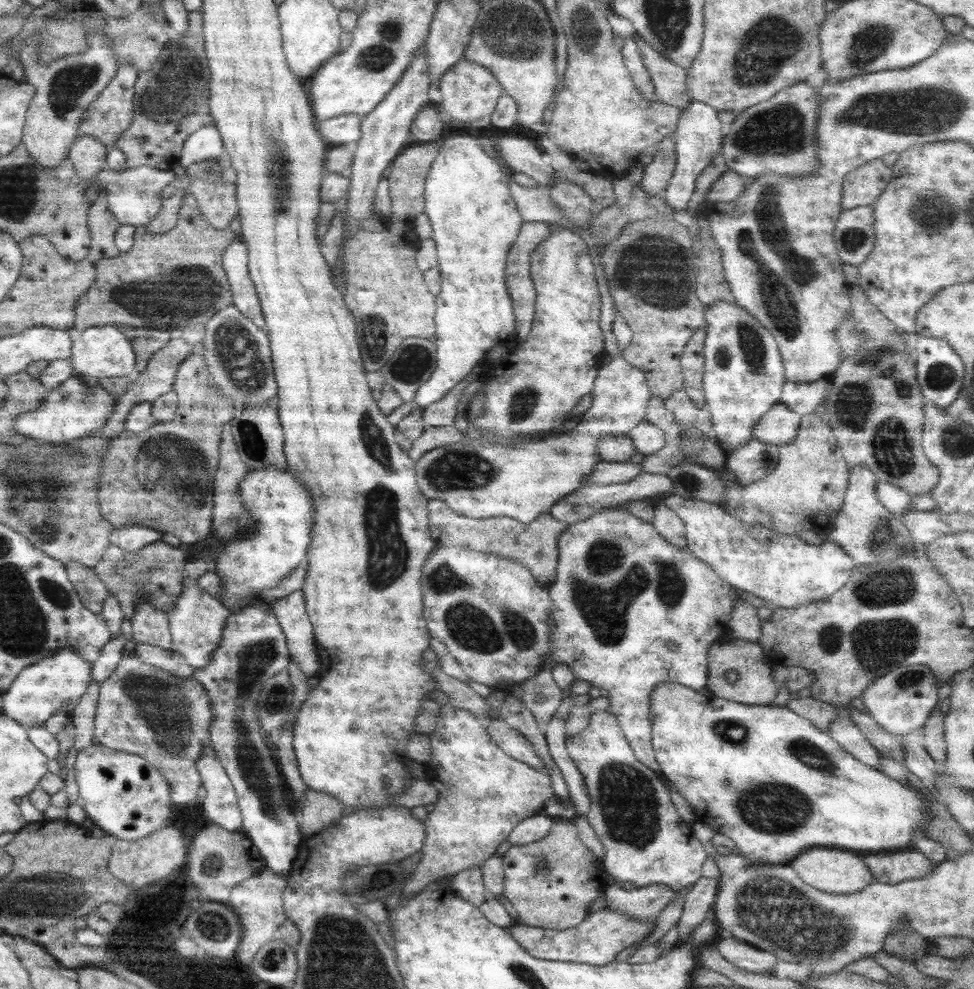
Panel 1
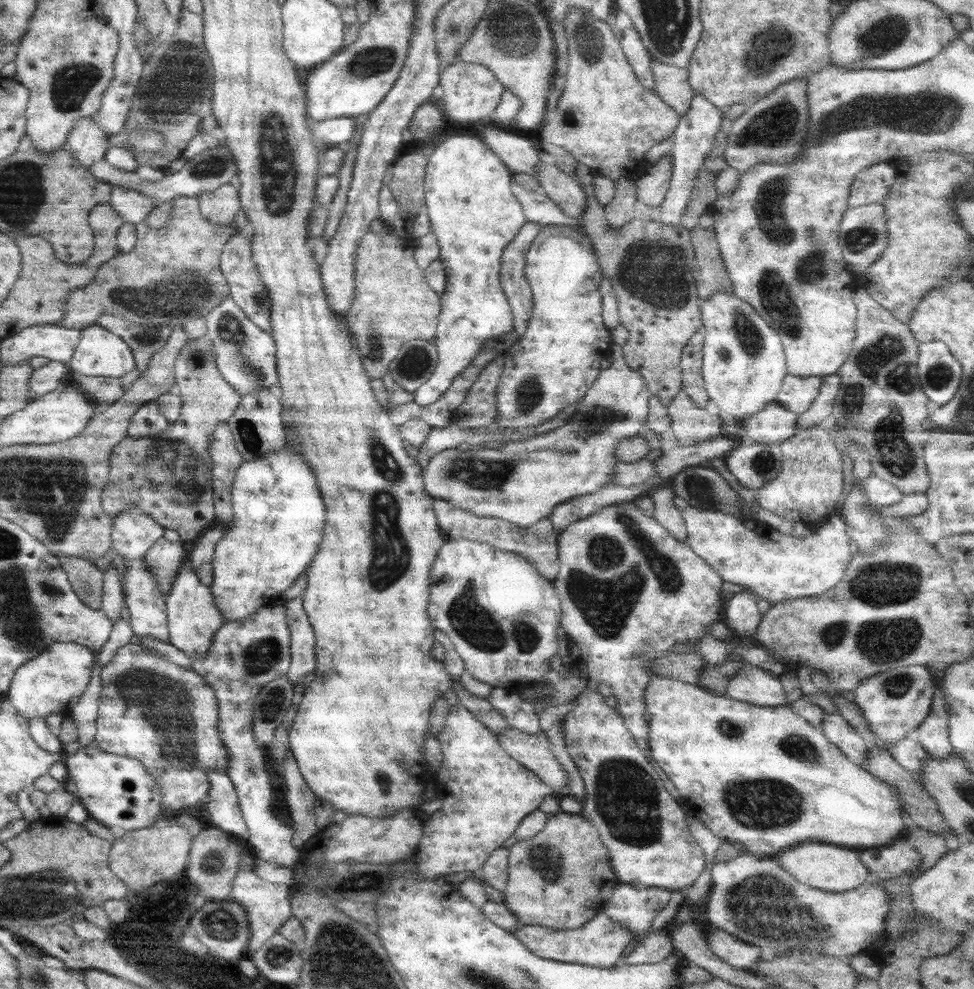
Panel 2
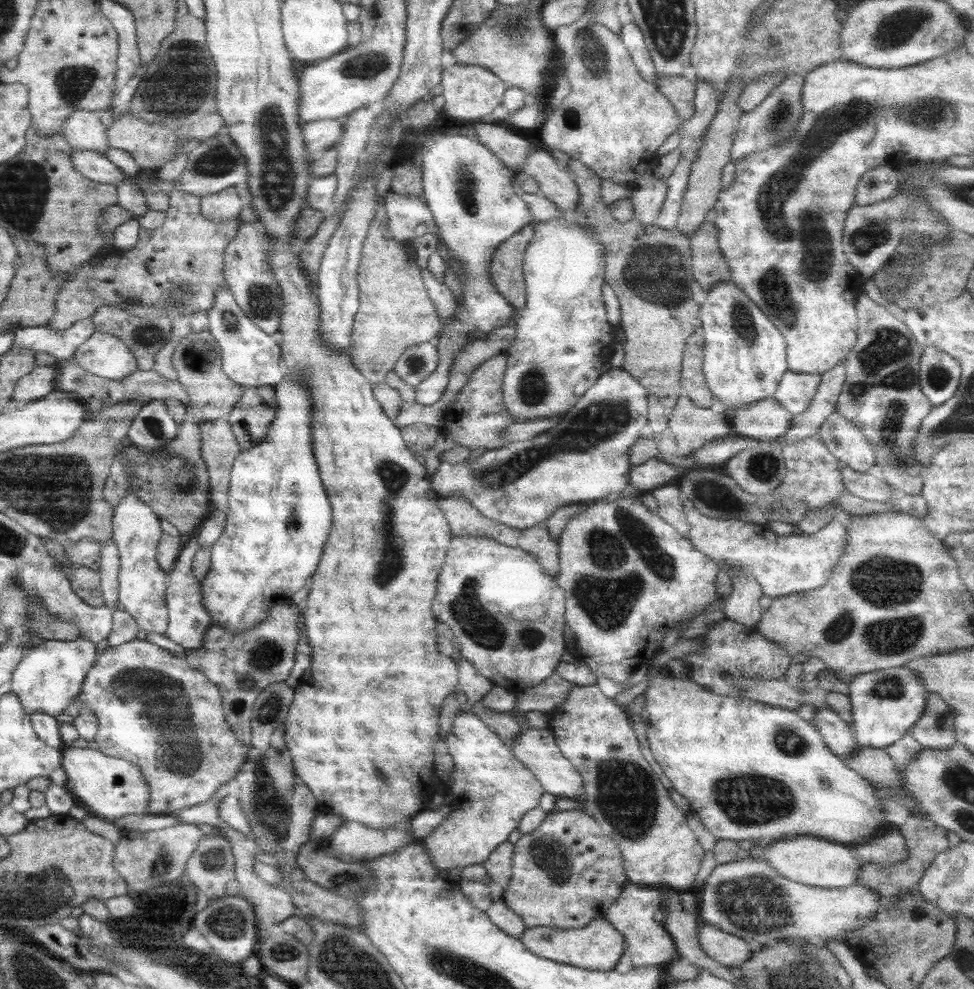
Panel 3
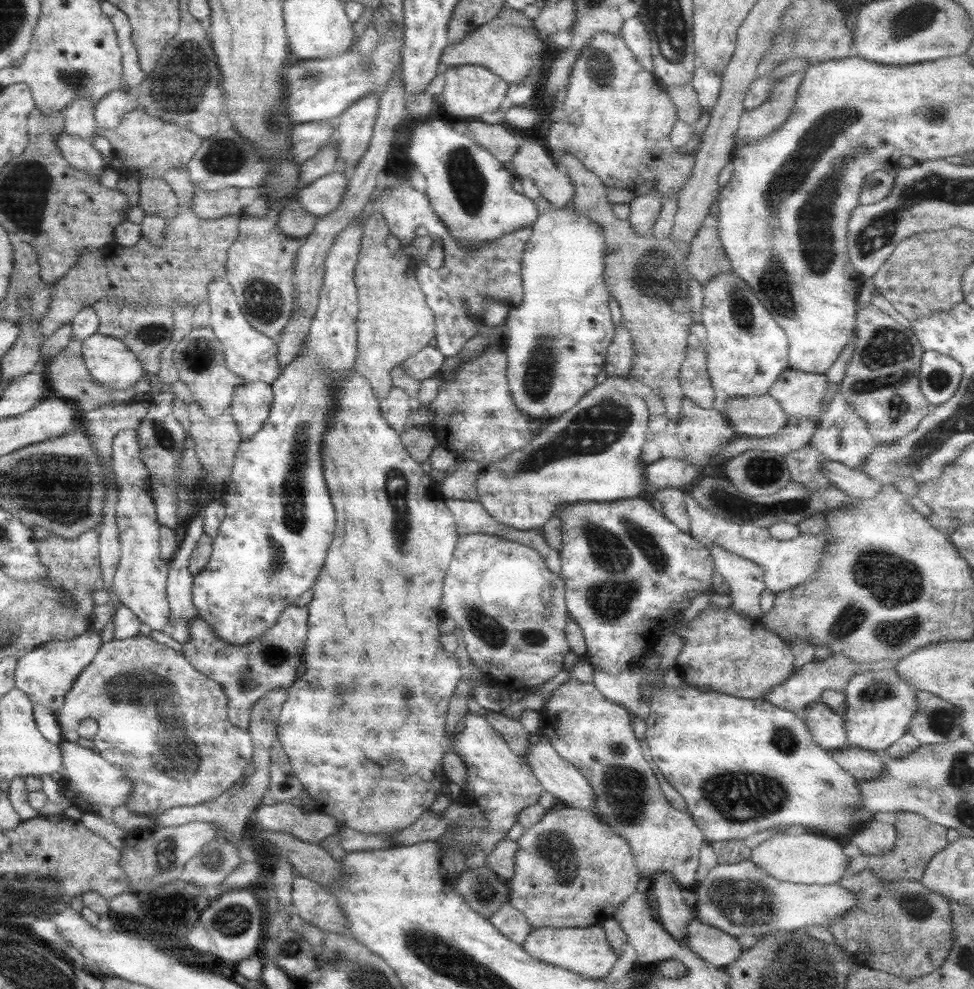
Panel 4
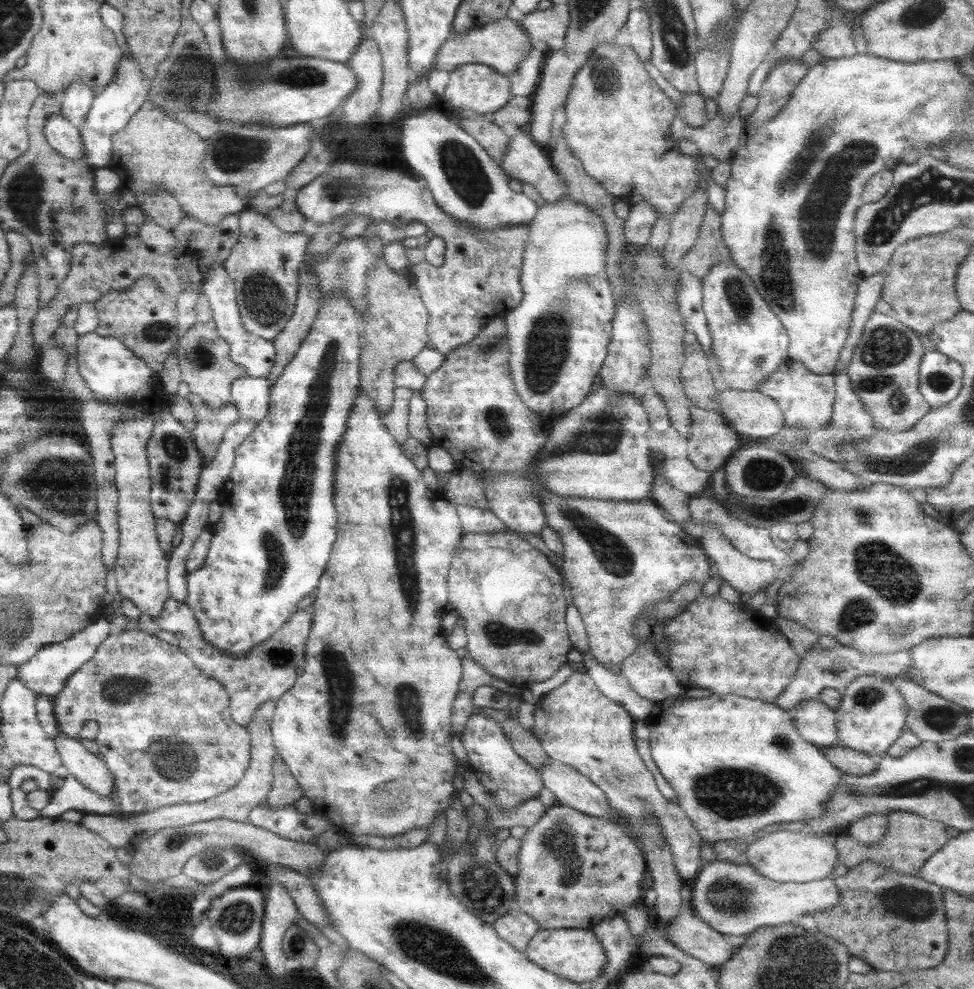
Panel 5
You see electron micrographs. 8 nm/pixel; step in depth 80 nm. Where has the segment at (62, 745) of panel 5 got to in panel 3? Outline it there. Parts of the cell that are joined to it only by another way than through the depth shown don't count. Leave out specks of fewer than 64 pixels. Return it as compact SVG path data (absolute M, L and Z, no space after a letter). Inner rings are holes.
M67 744L61 753L61 767L67 776L64 787L82 800L83 806L90 808L94 816L113 825L115 820L126 814L150 814L149 786L137 764L102 754L97 748L69 747Z

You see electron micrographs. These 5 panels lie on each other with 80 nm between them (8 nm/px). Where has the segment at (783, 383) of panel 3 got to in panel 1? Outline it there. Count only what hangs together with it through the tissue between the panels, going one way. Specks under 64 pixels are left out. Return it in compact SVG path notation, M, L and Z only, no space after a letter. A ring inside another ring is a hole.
M828 378L801 383L786 381L779 402L801 415L816 412L829 392Z

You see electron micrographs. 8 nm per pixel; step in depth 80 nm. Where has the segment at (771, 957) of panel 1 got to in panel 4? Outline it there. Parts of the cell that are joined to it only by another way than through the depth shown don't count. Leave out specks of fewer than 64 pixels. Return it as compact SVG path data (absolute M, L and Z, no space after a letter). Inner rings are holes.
M699 920L688 922L686 939L688 939L686 947L691 952L695 952L705 962L718 967L734 962L744 951L738 938Z

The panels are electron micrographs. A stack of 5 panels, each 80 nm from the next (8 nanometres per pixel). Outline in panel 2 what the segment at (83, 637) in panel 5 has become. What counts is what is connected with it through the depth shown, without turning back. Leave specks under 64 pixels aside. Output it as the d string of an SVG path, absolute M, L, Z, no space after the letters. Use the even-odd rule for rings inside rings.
M49 644L37 657L27 660L16 669L4 697L18 714L28 720L45 719L51 714L69 715L91 680L93 660L93 652L83 644Z

